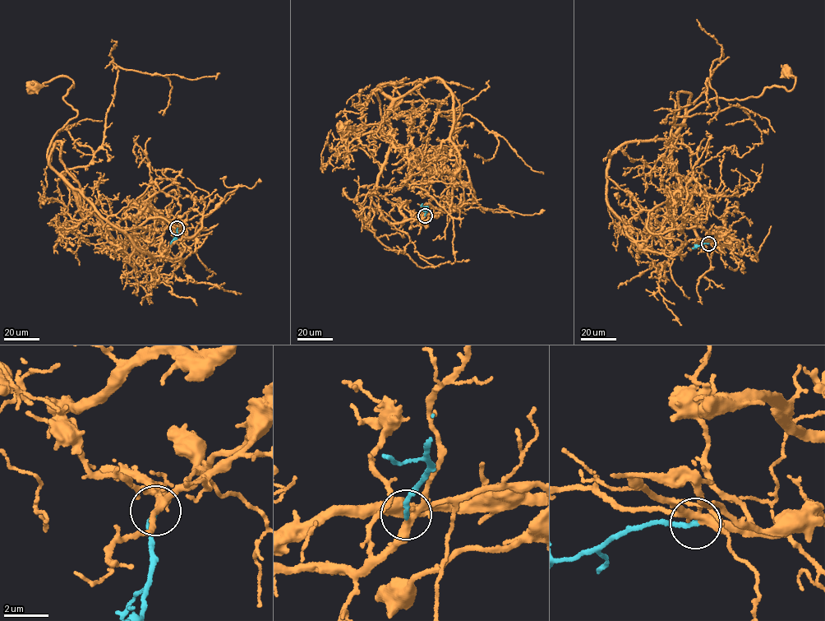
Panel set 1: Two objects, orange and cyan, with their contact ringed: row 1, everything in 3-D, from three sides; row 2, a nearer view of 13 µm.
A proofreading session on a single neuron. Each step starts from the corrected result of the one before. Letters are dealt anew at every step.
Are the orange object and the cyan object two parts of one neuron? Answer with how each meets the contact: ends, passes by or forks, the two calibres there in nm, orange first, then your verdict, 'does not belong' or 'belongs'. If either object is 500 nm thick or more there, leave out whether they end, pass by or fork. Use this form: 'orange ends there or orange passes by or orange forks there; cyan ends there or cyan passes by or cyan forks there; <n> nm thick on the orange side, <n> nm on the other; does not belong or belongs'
orange forks there; cyan ends there; 280 nm thick on the orange side, 220 nm on the other; belongs

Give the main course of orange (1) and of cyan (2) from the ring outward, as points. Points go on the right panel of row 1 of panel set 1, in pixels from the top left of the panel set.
1: (708, 243), (734, 244), (694, 231), (674, 138), (710, 99), (790, 90), (796, 76), (785, 72)
2: (708, 243), (692, 247)

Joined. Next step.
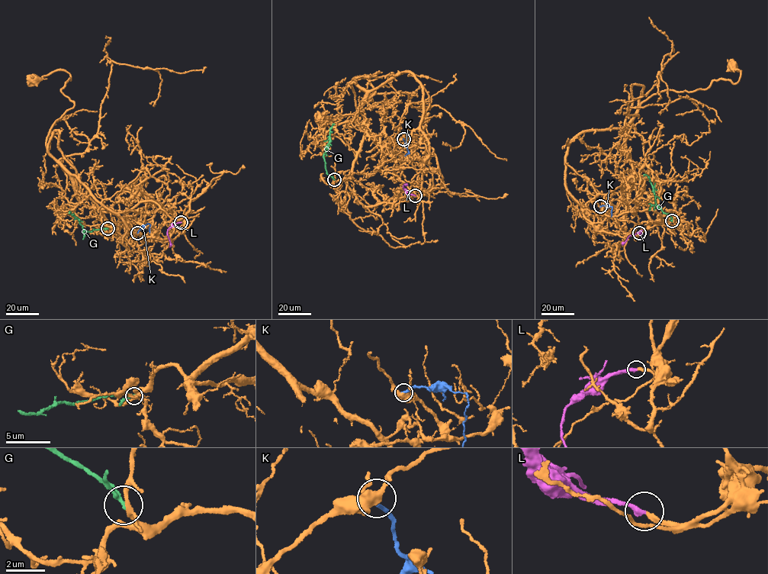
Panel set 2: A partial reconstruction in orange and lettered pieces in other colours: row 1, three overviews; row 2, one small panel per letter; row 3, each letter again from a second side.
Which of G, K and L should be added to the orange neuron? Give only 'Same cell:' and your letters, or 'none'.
Same cell: L

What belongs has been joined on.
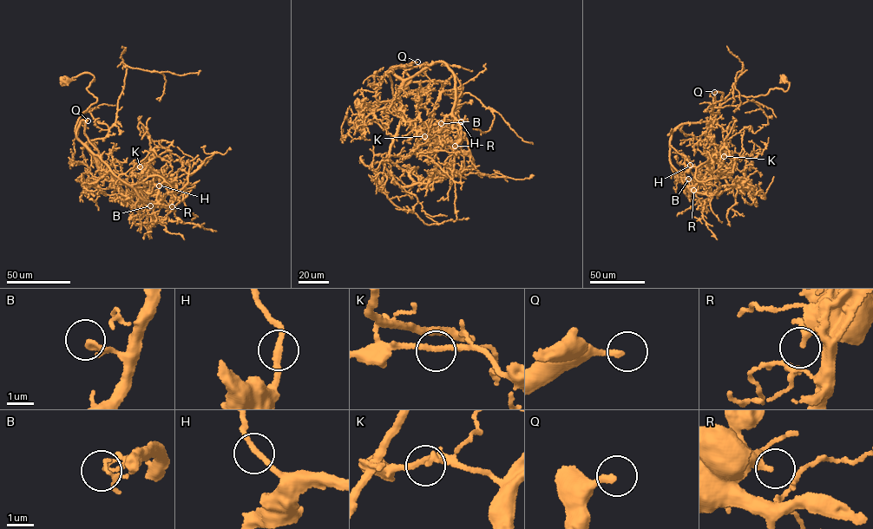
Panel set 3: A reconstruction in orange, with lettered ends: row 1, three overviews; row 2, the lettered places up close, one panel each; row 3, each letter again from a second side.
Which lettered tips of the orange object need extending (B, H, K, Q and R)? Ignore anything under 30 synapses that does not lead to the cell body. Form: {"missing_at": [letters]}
{"missing_at": []}

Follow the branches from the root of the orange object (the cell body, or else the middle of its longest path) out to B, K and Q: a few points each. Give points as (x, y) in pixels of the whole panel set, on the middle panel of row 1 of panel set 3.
B: (359, 104), (383, 130), (385, 111), (400, 106), (388, 72), (407, 79), (443, 62), (456, 96), (441, 123)
K: (359, 104), (383, 129), (385, 111), (400, 107), (392, 70), (402, 81), (403, 119), (420, 125), (424, 136)
Q: (359, 104), (366, 118), (383, 129), (385, 111), (391, 113), (400, 106), (388, 72), (417, 62)

